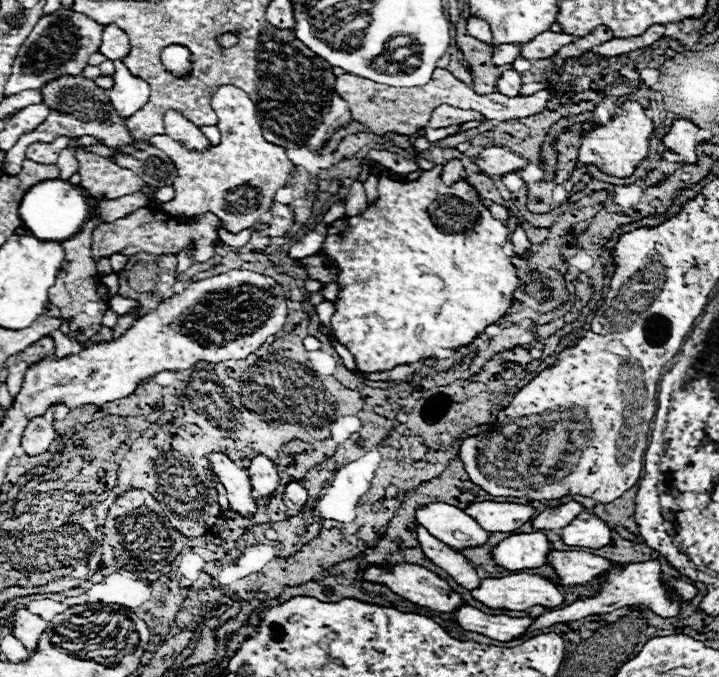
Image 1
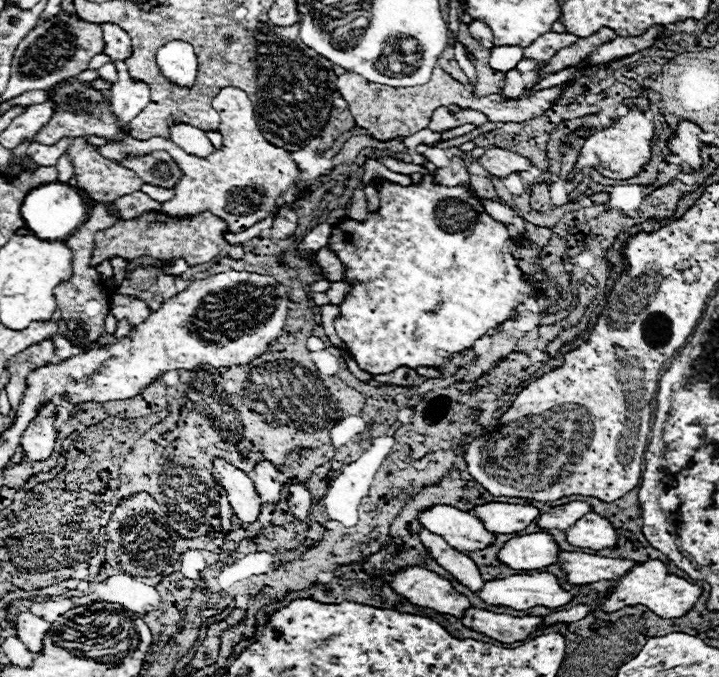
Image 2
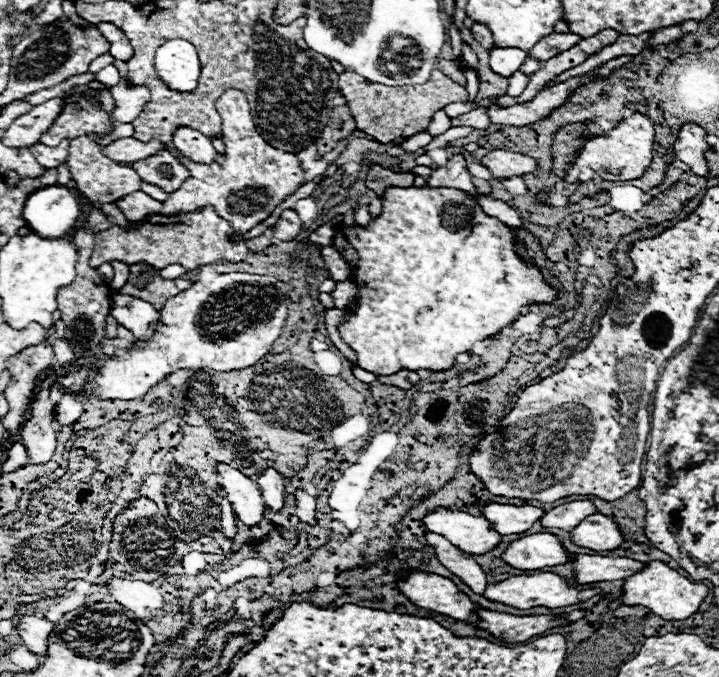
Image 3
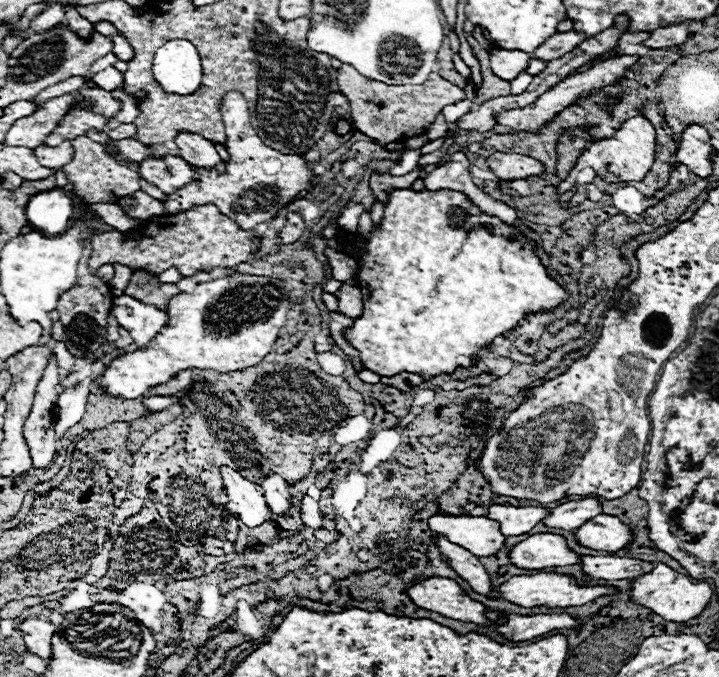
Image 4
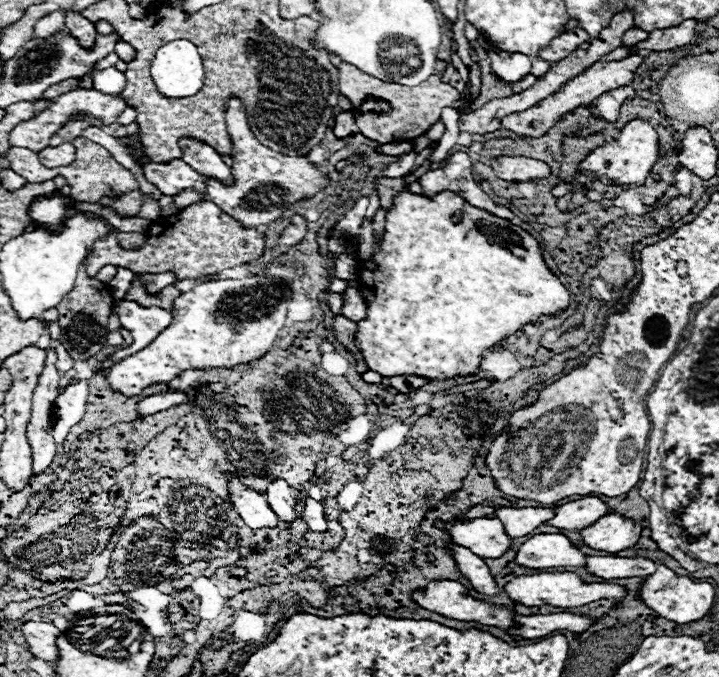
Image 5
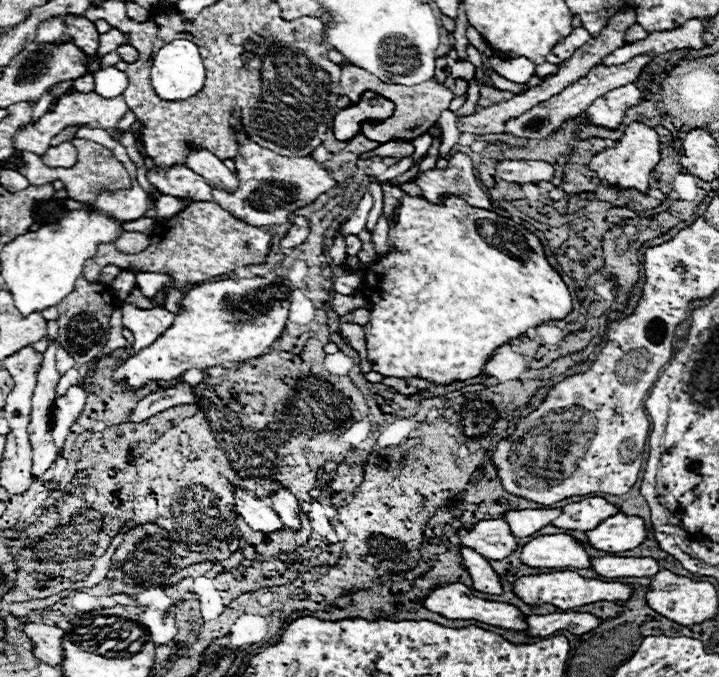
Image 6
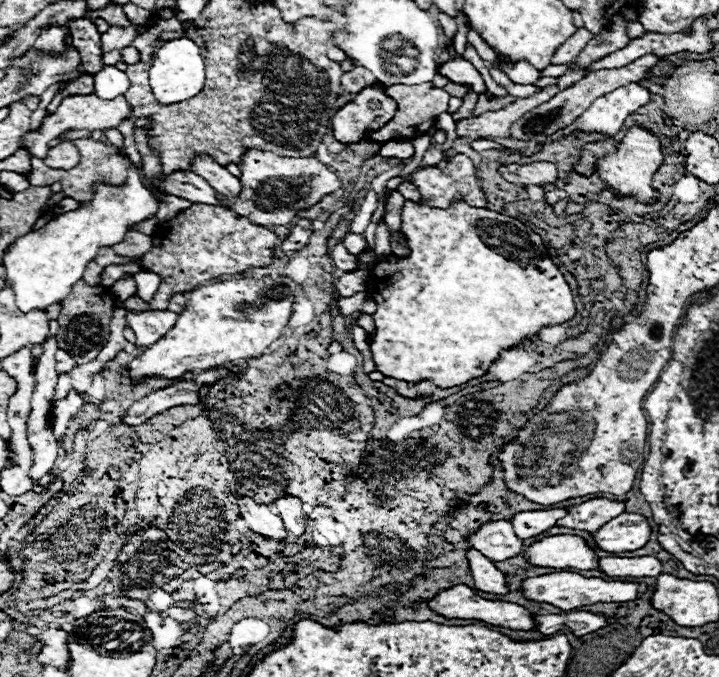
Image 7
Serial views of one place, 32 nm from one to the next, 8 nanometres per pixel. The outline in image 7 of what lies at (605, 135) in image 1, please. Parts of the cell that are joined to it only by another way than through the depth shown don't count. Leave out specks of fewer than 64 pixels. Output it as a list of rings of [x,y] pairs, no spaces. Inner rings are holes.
[[[634,126],[626,132],[618,150],[598,162],[598,172],[600,172],[602,182],[608,188],[612,188],[614,192],[618,192],[620,196],[632,194],[638,202],[652,204],[658,200],[658,190],[652,186],[652,178],[658,172],[658,168],[662,166],[662,162],[664,162],[664,154],[662,154],[658,138],[650,132],[646,132],[644,128]]]

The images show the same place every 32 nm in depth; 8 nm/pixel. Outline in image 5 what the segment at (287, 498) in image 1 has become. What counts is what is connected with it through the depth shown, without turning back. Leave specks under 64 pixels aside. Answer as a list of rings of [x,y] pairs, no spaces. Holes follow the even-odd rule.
[[[312,498],[306,500],[306,508],[304,508],[304,520],[308,522],[308,526],[312,528],[314,532],[326,532],[328,530],[327,516],[333,512],[333,509],[327,509],[322,500],[316,501]]]

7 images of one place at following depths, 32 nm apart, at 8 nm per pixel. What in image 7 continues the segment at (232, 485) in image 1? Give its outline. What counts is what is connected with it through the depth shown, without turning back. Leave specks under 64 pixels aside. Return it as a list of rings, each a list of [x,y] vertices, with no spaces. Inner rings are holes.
[[[244,496],[244,498],[238,498],[238,508],[240,508],[242,518],[248,522],[248,526],[254,532],[272,540],[284,540],[288,536],[284,522],[280,520],[280,516],[276,516],[270,510],[270,506],[256,504],[252,498]]]

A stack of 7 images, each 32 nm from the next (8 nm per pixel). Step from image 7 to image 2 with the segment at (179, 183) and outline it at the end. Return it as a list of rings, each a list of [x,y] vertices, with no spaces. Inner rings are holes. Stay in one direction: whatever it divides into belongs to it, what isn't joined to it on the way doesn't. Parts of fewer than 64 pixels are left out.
[[[164,150],[150,152],[134,160],[122,160],[120,164],[134,170],[144,182],[160,188],[176,188],[176,184],[184,176],[180,166],[174,162],[174,158]]]

